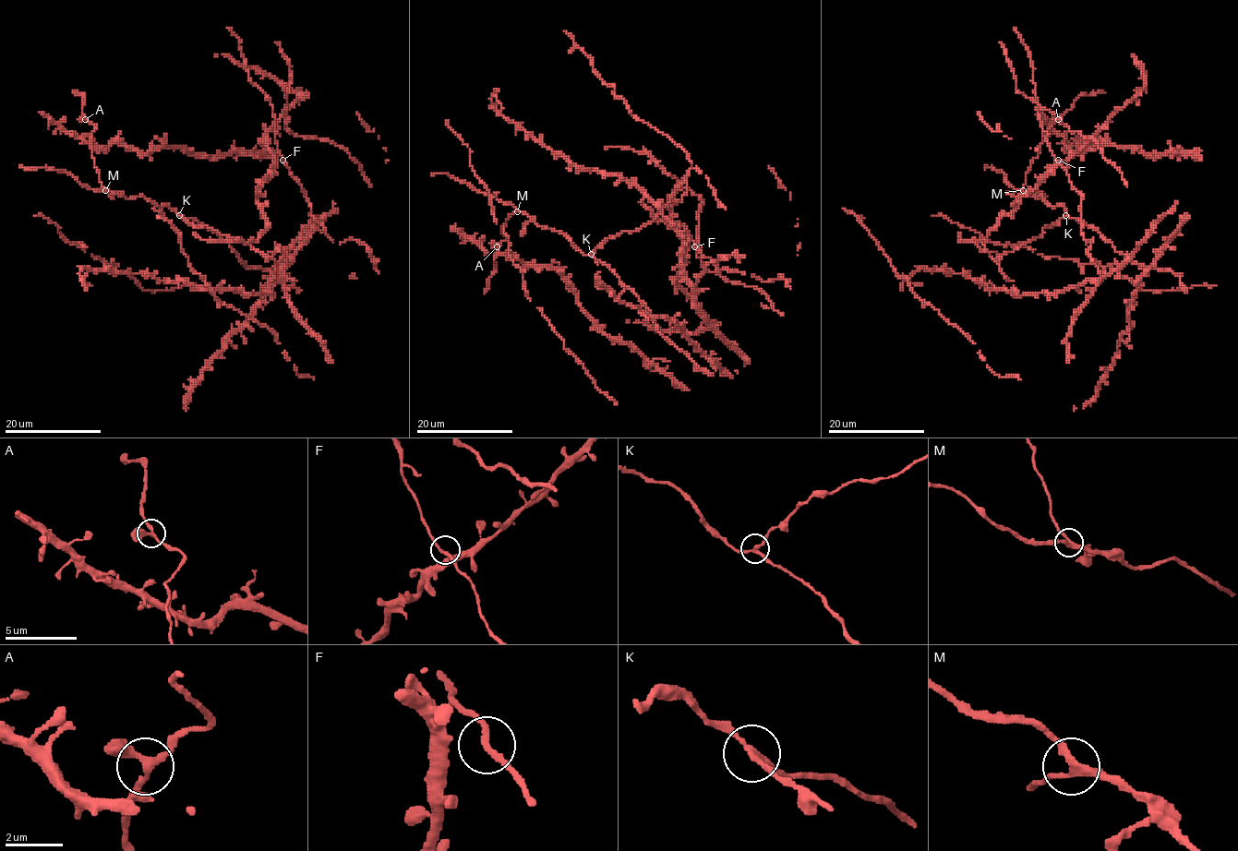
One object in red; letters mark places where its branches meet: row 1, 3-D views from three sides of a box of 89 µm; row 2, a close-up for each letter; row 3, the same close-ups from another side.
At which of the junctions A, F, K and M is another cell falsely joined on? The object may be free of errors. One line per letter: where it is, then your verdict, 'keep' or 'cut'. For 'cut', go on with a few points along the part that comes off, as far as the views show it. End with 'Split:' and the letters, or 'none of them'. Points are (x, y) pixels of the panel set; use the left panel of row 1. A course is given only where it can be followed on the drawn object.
A: (85, 119) | keep
F: (282, 160) | keep
K: (179, 215) | cut | (179, 215), (223, 235), (239, 238), (263, 255), (273, 252), (274, 275), (270, 281)
M: (105, 190) | keep
Split: K

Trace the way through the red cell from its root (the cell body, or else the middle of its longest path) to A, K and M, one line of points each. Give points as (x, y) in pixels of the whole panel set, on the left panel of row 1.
A: (231, 236), (194, 226), (167, 205), (108, 191), (91, 155), (90, 134), (96, 127), (85, 119)
K: (231, 236), (220, 235), (207, 226), (194, 226), (179, 215)
M: (231, 236), (220, 235), (207, 226), (194, 226), (167, 205), (158, 207), (140, 196), (125, 198), (105, 190)

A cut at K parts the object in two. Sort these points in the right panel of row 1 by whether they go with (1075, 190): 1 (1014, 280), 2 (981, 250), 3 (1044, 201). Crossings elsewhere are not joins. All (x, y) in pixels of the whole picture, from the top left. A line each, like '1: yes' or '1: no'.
1: no
2: no
3: yes

